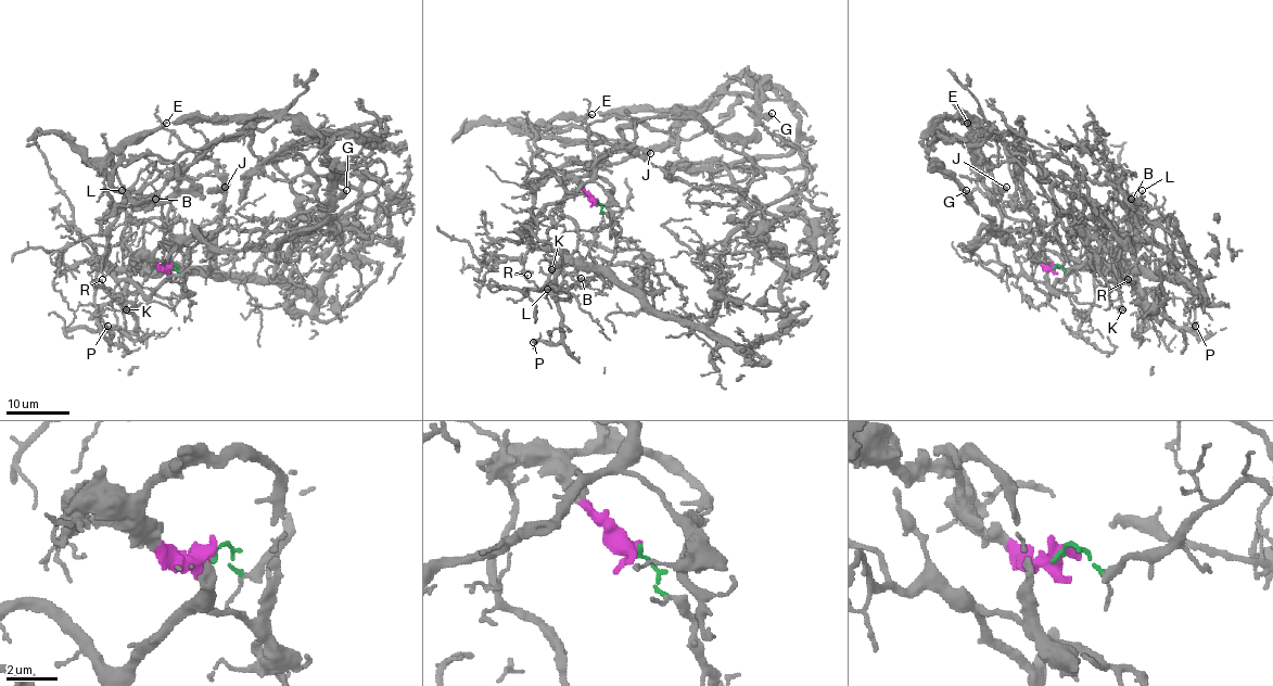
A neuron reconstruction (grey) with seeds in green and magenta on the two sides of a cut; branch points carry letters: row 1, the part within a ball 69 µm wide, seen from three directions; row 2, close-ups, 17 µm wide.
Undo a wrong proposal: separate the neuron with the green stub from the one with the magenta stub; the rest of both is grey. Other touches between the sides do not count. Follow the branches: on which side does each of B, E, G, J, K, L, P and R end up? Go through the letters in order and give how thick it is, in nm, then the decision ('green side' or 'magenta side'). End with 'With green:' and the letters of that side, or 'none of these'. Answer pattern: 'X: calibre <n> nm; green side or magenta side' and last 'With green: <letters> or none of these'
B: calibre 120 nm; green side
E: calibre 200 nm; magenta side
G: calibre 460 nm; magenta side
J: calibre 400 nm; magenta side
K: calibre 80 nm; green side
L: calibre 170 nm; green side
P: calibre 340 nm; green side
R: calibre 140 nm; green side
With green: B, K, L, P, R

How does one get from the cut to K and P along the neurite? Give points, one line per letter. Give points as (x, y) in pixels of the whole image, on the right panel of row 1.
K: (1055, 267), (1058, 264), (1066, 271), (1100, 249), (1109, 253), (1120, 264), (1118, 295), (1111, 305), (1123, 309)
P: (1055, 267), (1066, 271), (1104, 249), (1132, 270), (1146, 306), (1195, 326)

